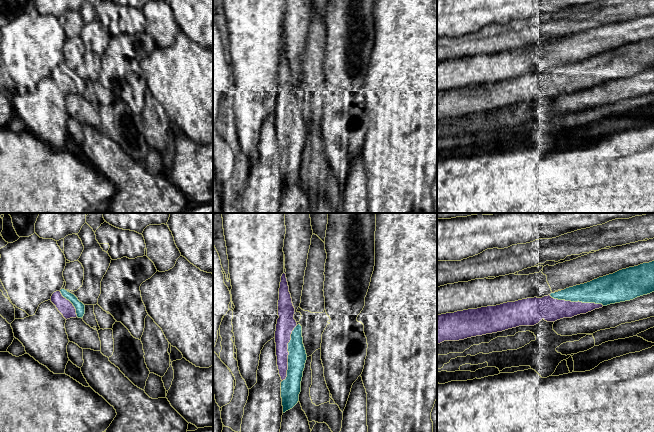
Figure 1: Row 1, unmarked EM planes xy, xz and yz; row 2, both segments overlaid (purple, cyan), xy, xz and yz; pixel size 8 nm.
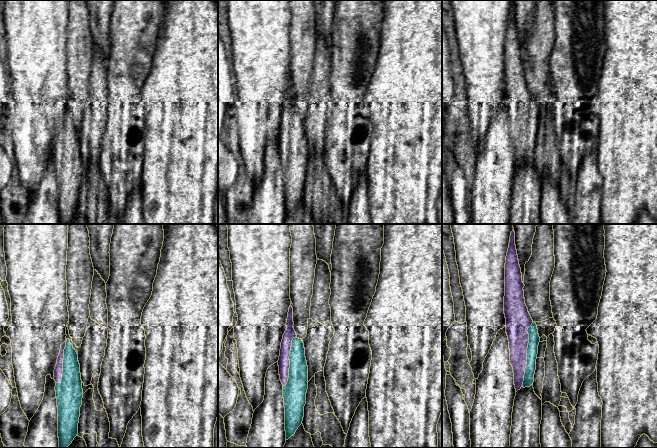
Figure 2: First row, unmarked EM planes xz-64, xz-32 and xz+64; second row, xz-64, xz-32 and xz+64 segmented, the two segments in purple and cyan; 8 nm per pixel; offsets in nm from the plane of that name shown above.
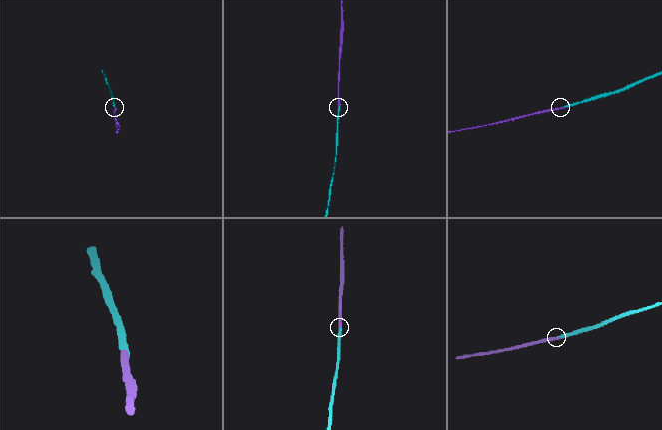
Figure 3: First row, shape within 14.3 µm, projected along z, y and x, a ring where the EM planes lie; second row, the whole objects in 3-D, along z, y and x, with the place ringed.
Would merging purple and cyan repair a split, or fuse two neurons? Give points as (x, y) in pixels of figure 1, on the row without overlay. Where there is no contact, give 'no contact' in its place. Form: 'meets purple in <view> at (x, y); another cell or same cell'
meets purple in xz at (288, 129); same cell

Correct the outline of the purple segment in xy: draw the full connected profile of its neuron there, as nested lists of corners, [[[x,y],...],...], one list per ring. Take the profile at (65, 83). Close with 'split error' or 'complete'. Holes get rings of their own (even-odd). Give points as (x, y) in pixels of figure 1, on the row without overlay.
[[[65,65],[54,68],[51,72],[51,78],[66,96],[76,93],[83,94],[85,90],[85,81]]]; split error

